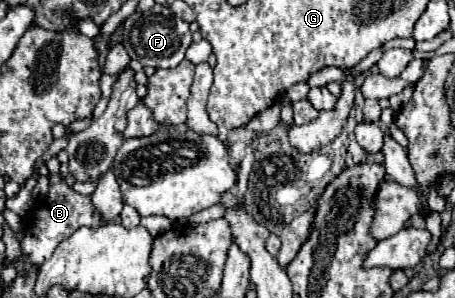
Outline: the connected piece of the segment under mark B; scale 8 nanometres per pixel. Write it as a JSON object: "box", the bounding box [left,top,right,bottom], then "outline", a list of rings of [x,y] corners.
{"box":[20,175,106,265],"outline":[[[48,175],[50,187],[48,193],[44,195],[42,201],[38,201],[36,207],[32,207],[32,211],[28,215],[22,217],[22,233],[24,237],[20,239],[20,249],[22,249],[22,257],[20,261],[24,265],[42,265],[46,263],[54,249],[58,247],[60,241],[64,241],[66,237],[70,237],[76,229],[80,227],[102,227],[106,225],[106,219],[102,219],[102,215],[96,211],[94,203],[92,203],[92,195],[80,195],[76,193],[70,185],[66,185],[62,175]]]}

